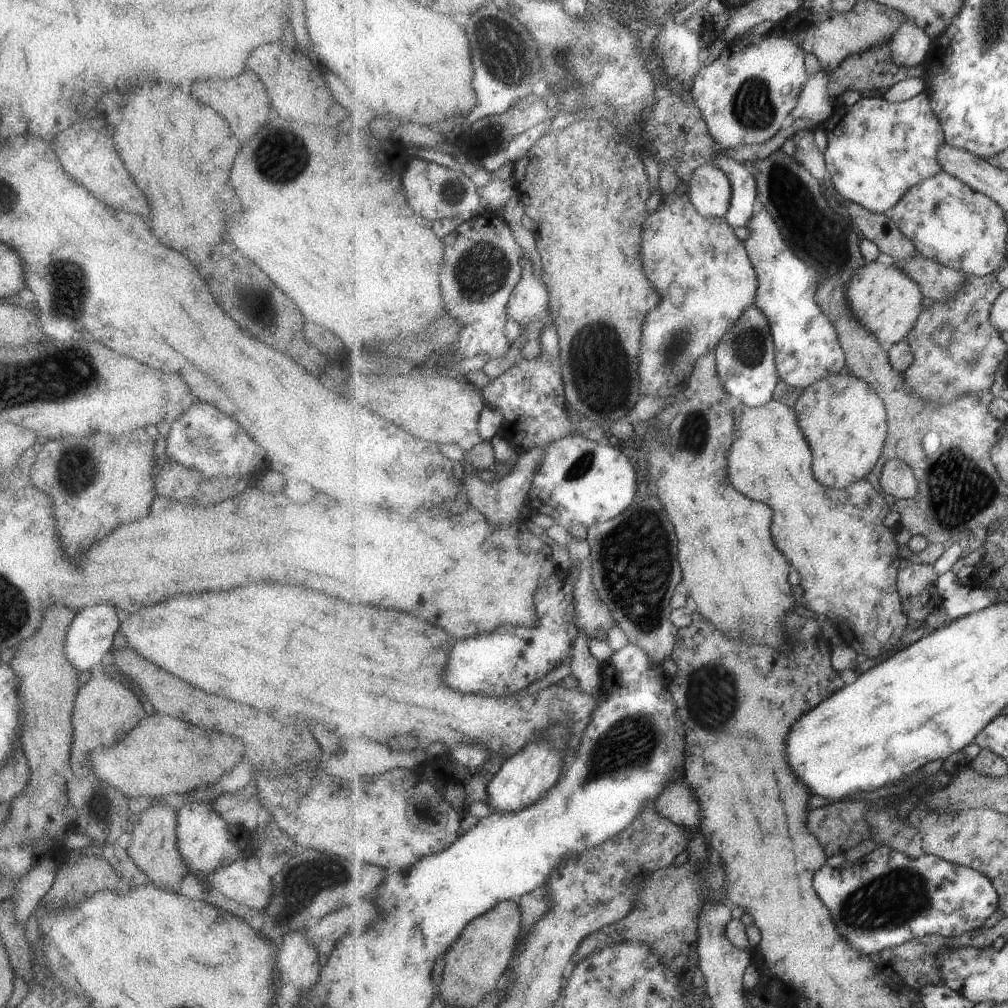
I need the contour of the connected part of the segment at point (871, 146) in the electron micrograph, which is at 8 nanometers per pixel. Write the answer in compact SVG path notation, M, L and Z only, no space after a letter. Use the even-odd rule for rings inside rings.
M928 90L897 104L891 104L880 95L873 98L862 96L853 106L839 103L836 109L837 112L833 112L825 122L829 148L824 153L827 170L840 198L861 204L863 208L869 208L873 212L888 214L913 186L943 171L939 162L939 150L946 144L945 132L931 108Z

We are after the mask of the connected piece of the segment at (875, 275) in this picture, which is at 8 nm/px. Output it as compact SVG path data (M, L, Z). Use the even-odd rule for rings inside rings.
M874 261L855 272L847 288L847 298L851 310L855 312L855 318L863 326L867 326L879 338L879 342L883 342L888 347L908 338L908 334L914 329L925 308L923 287L919 286L918 282L905 274L905 271L896 264L887 265Z

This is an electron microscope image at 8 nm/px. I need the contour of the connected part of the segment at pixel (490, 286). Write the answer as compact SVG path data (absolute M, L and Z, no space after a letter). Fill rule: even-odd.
M488 211L477 218L465 221L444 238L445 260L443 260L443 270L441 270L441 286L445 310L449 317L457 318L464 325L456 342L453 342L449 349L458 354L461 359L473 358L477 354L487 354L490 361L512 355L513 343L509 342L509 338L505 336L505 324L510 320L507 306L523 274L522 258L525 250L519 246L515 236L511 234L513 232L508 223L492 211Z

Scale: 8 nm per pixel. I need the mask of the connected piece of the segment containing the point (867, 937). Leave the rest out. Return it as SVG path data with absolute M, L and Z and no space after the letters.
M888 845L877 846L872 853L851 864L844 863L835 868L825 864L815 874L814 885L825 906L831 910L837 930L855 950L868 955L901 946L927 934L949 938L982 929L1000 908L1000 896L994 882L975 868L955 864L935 854L911 858Z

